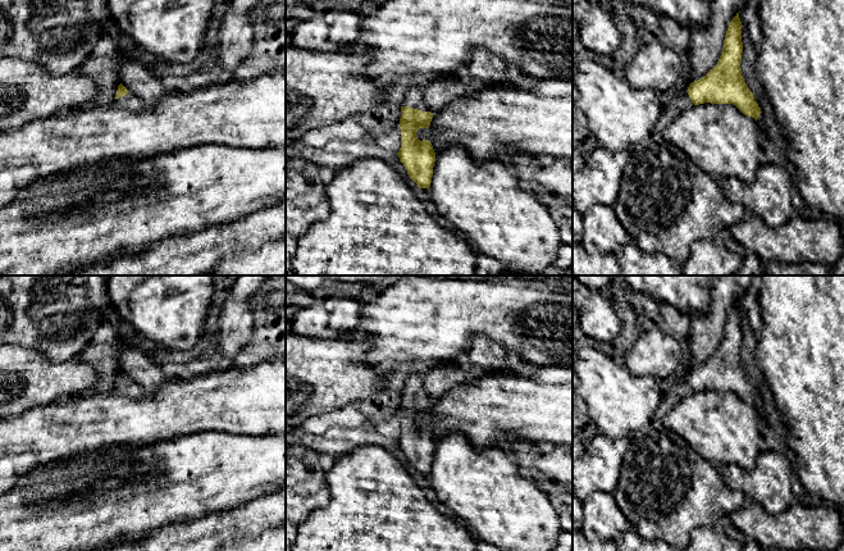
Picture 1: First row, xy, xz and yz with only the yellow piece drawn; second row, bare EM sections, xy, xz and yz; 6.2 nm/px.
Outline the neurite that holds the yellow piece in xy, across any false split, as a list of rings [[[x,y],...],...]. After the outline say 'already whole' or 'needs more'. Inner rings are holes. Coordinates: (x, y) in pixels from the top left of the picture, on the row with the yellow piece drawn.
[[[122,83],[118,86],[114,105],[132,111],[140,111],[145,108],[142,101],[136,95],[131,94]]]; needs more

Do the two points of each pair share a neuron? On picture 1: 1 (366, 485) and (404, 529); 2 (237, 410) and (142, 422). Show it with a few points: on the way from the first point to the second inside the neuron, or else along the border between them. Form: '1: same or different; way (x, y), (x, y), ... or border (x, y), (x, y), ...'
1: same; way (379, 491), (379, 505), (391, 517)
2: same; way (214, 410), (172, 410), (165, 414)

